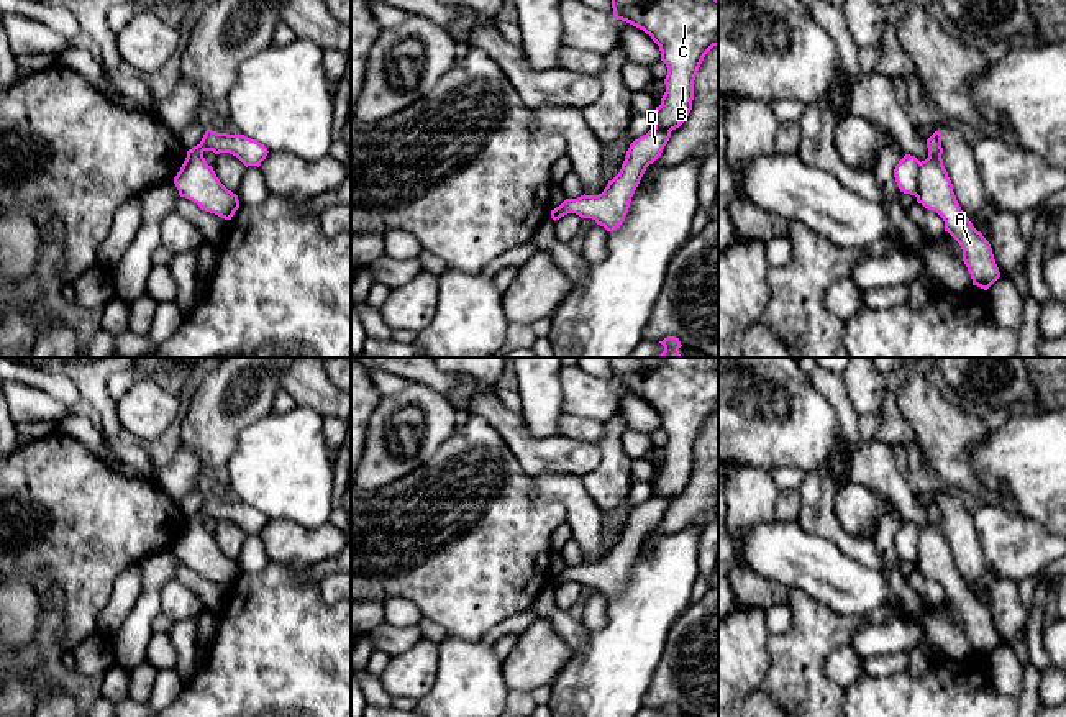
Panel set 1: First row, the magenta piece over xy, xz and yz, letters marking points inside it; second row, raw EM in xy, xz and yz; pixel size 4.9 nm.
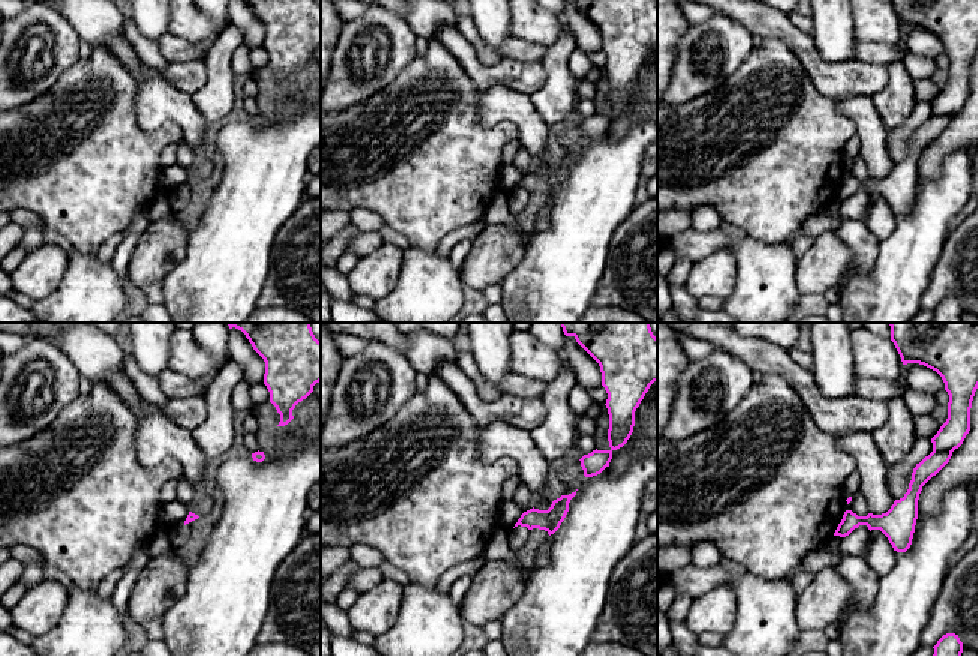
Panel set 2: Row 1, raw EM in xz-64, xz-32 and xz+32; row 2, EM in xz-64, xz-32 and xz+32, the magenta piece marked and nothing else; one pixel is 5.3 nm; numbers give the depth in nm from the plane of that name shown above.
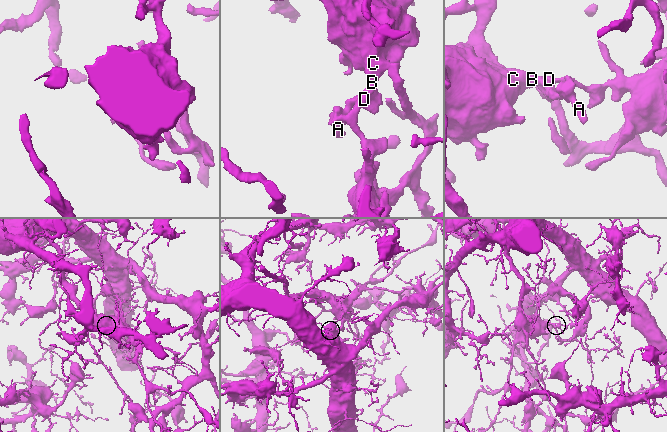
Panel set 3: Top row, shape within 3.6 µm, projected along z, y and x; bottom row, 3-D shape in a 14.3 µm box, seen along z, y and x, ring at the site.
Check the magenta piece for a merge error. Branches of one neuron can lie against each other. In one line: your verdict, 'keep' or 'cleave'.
cleave

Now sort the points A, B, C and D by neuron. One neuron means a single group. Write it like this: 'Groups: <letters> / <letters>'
Groups: A B C / D

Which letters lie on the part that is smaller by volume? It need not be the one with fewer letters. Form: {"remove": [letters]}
{"remove": ["A", "B", "C"]}

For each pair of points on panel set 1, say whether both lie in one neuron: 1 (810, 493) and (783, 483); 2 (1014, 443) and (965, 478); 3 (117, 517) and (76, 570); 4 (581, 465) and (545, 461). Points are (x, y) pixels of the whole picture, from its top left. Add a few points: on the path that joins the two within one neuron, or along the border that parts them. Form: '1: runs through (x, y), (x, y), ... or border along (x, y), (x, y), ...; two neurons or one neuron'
1: border along (806, 473), (797, 488); two neurons
2: border along (986, 435), (968, 461), (988, 489), (1007, 493); two neurons
3: runs through (104, 530), (94, 540), (94, 550), (89, 558); one neuron
4: runs through (573, 461), (553, 461); one neuron

